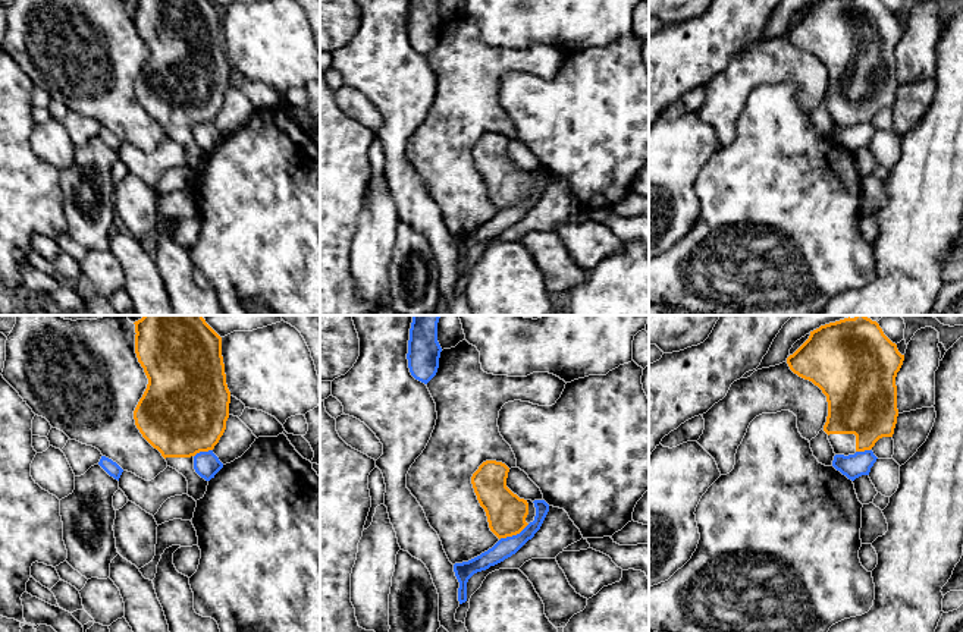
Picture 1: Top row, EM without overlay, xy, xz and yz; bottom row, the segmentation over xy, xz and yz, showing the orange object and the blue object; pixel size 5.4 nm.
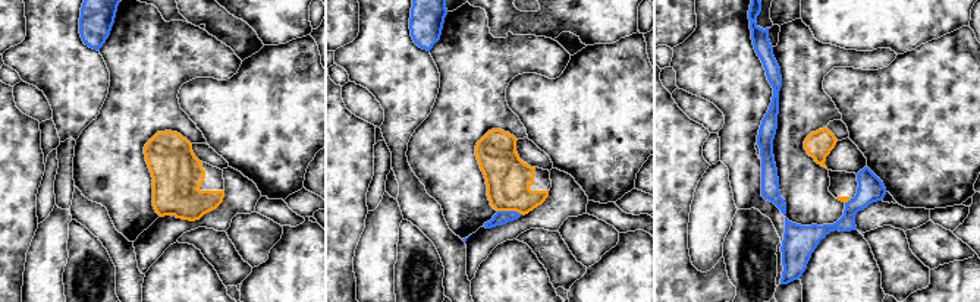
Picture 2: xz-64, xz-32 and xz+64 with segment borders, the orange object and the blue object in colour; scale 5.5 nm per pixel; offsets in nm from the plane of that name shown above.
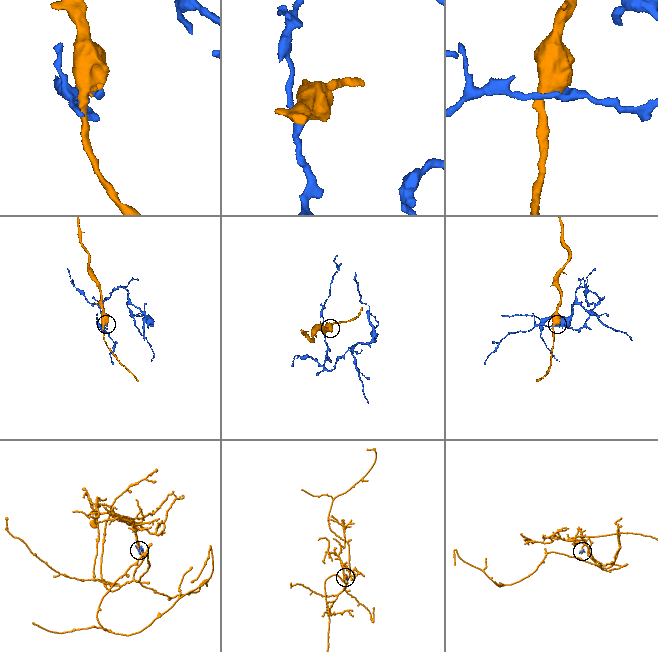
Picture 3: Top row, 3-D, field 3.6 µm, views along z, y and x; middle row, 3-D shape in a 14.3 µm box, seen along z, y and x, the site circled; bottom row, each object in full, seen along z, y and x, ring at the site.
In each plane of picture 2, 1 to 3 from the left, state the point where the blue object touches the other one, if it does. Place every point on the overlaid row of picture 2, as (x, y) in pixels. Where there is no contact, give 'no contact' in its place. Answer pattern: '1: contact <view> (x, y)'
1: contact xz-64 (173, 214)
2: contact xz-32 (511, 210)
3: contact xz+64 (848, 200)

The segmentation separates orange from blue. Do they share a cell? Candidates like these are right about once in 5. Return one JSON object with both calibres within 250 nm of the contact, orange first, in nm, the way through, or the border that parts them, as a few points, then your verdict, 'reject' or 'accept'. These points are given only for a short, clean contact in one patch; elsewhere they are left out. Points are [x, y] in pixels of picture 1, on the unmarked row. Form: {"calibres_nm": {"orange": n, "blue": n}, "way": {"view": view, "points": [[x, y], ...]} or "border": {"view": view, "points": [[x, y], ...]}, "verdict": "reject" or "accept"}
{"calibres_nm": {"orange": 220, "blue": 110}, "border": {"view": "xz", "points": [[529, 195], [518, 204], [499, 211]]}, "verdict": "reject"}

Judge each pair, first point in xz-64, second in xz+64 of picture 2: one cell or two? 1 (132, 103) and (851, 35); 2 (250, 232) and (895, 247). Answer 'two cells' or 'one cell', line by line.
1: two cells
2: two cells

